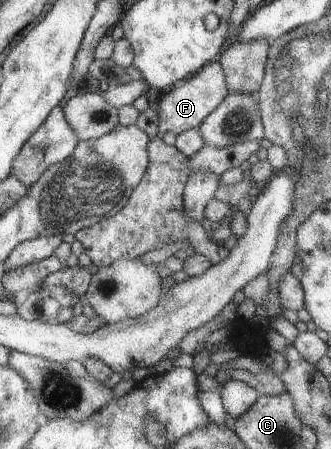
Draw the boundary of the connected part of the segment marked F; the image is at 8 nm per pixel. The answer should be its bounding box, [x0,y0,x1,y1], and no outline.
[156,61,229,137]

